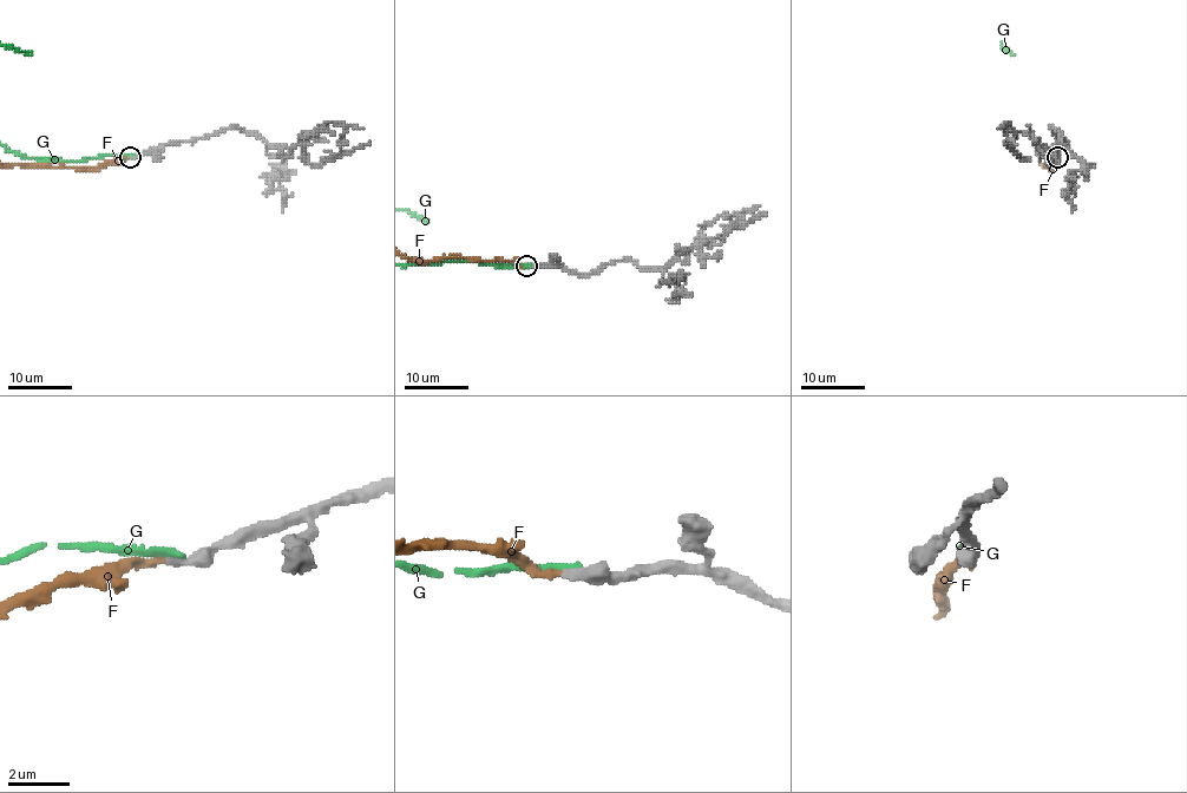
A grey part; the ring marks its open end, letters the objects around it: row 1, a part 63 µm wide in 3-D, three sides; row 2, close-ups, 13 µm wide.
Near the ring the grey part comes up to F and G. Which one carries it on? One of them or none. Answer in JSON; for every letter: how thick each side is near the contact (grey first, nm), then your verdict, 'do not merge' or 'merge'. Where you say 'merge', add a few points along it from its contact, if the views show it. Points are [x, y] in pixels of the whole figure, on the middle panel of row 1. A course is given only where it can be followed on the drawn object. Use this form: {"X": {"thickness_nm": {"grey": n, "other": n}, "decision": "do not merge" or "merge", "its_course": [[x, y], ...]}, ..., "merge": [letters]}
{"F": {"thickness_nm": {"grey": 320, "other": 220}, "decision": "merge"}, "G": {"thickness_nm": {"grey": 420, "other": 240}, "decision": "do not merge"}, "merge": ["F"]}

